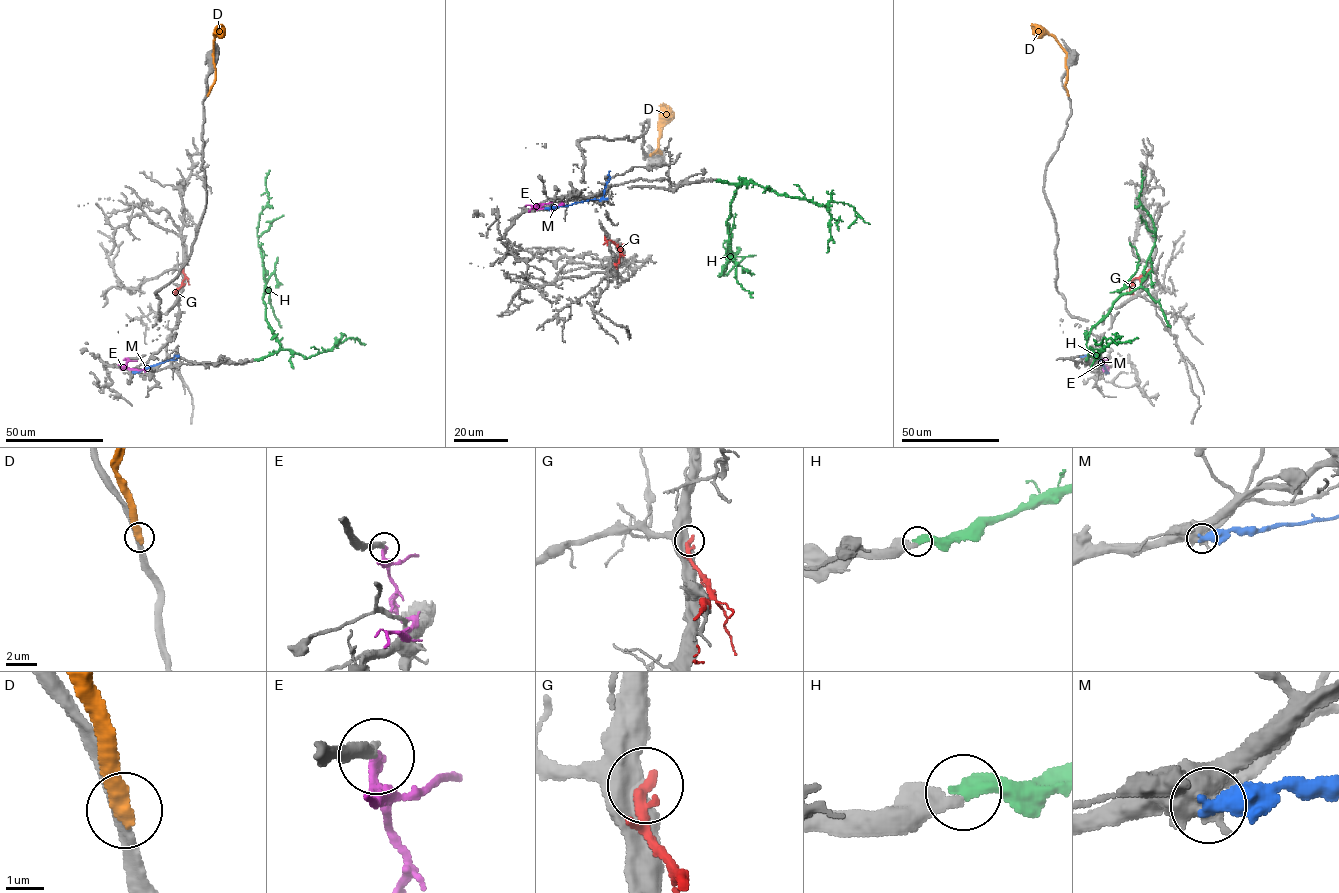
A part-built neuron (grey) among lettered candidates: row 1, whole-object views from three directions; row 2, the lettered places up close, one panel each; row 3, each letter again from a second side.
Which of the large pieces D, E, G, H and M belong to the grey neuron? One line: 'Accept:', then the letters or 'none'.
Accept: H

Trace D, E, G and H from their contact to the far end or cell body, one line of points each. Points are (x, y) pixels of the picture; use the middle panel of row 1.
D: (650, 155), (654, 151), (660, 153), (658, 152), (660, 112), (665, 104)
E: (539, 203), (533, 206), (556, 207), (564, 203)
G: (616, 268), (619, 247), (610, 240), (606, 241), (607, 245)
H: (716, 180), (751, 180), (735, 190), (731, 202), (730, 260), (719, 276), (736, 256)

